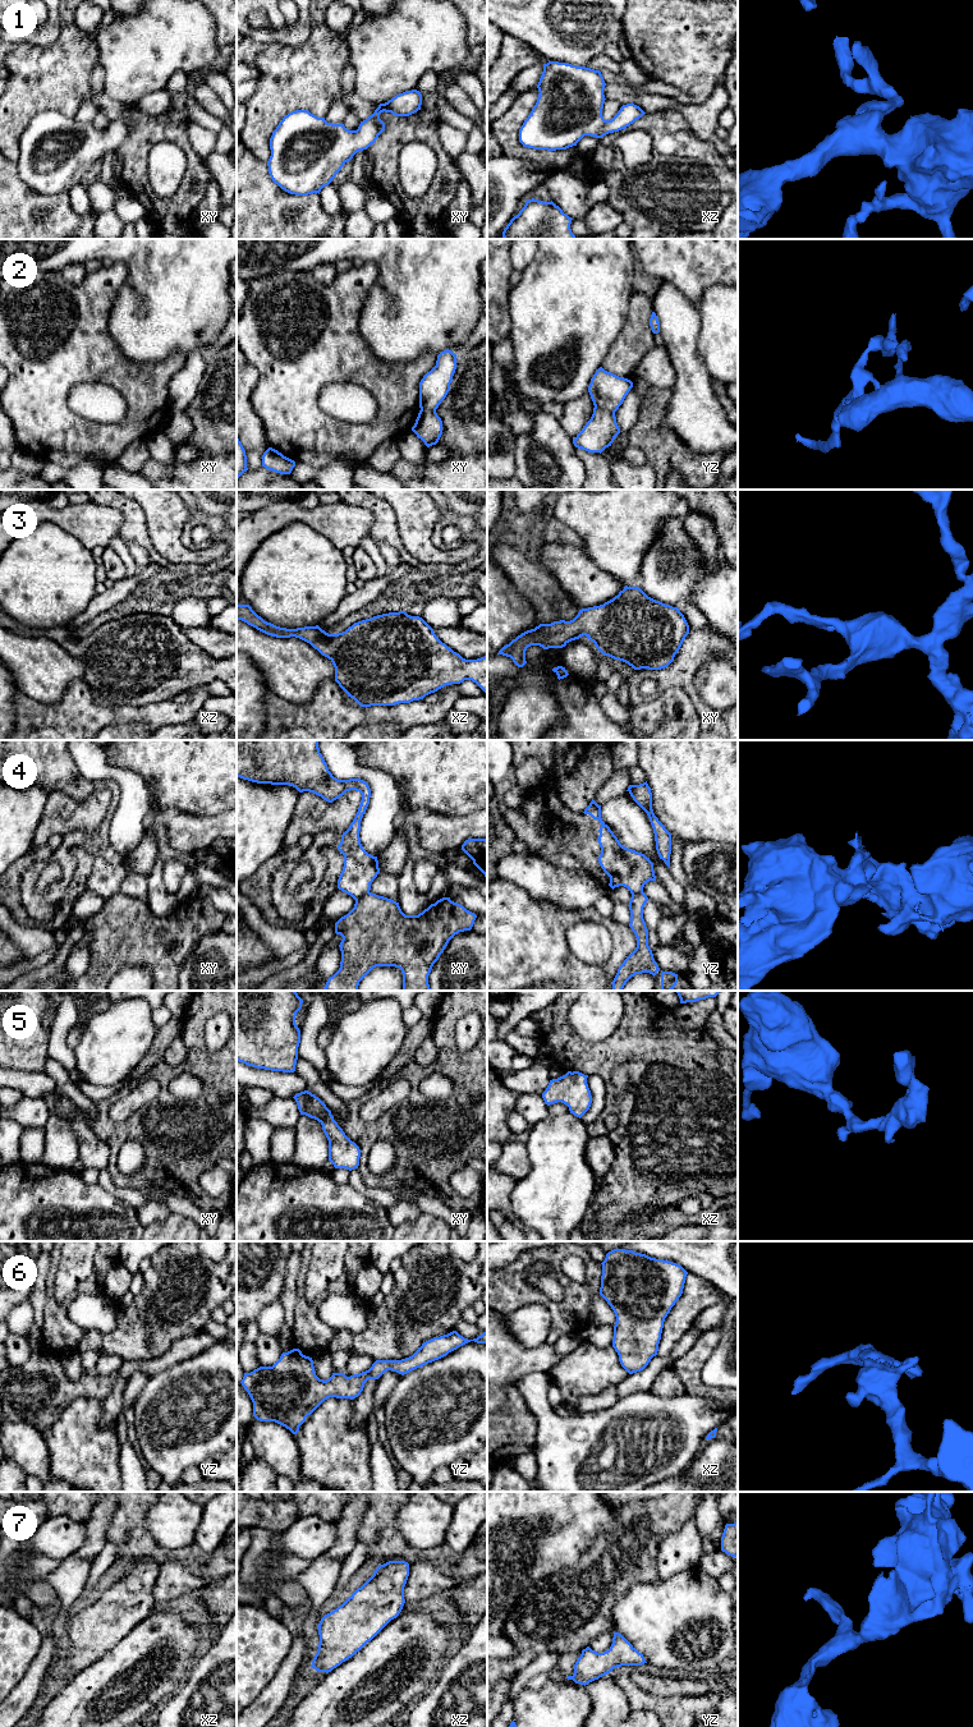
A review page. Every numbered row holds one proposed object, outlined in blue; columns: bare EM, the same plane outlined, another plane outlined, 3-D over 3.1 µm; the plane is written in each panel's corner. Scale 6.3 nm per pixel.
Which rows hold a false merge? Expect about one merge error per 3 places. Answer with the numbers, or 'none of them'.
2, 4

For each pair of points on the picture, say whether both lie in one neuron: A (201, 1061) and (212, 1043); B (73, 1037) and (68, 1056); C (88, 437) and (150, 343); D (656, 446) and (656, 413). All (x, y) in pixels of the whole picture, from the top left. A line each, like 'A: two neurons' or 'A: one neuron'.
A: two neurons
B: two neurons
C: two neurons
D: one neuron

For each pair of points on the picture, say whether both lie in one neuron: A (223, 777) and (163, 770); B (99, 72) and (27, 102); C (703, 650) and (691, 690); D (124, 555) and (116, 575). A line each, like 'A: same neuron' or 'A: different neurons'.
A: same neuron
B: different neurons
C: same neuron
D: different neurons

